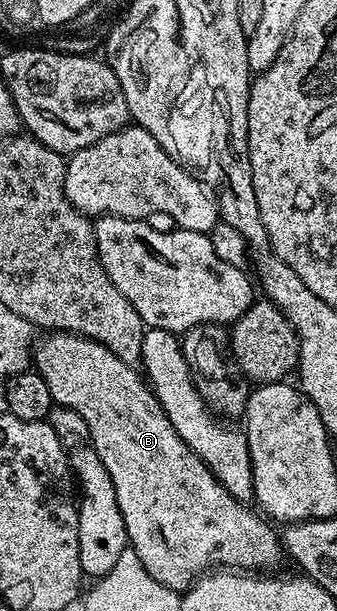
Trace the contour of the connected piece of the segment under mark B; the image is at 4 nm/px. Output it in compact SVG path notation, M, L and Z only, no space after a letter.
M50 333L45 337L47 339L43 343L41 340L33 350L33 370L44 377L55 404L75 411L90 430L89 442L100 461L104 461L108 477L112 477L129 546L136 557L140 557L144 569L148 569L160 585L169 591L185 593L203 573L211 569L223 567L241 569L246 573L270 573L275 570L273 567L281 565L284 548L279 532L274 532L261 514L249 511L245 502L232 497L200 456L188 449L172 421L168 421L149 383L131 364L120 361L116 353L96 341L85 339L83 335Z

